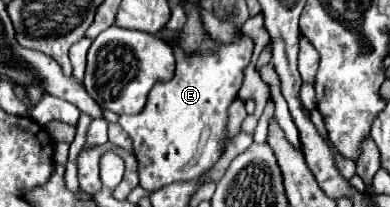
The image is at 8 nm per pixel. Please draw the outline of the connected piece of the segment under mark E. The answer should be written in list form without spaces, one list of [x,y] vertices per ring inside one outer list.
[[[163,29],[163,39],[175,51],[175,75],[169,81],[159,81],[147,105],[137,115],[121,115],[119,125],[129,133],[135,157],[139,161],[139,185],[157,191],[175,181],[197,179],[207,173],[221,157],[221,141],[225,141],[225,127],[229,105],[243,85],[243,69],[253,55],[253,39],[239,33],[237,41],[221,43],[213,51],[187,53],[179,43],[179,33]]]

